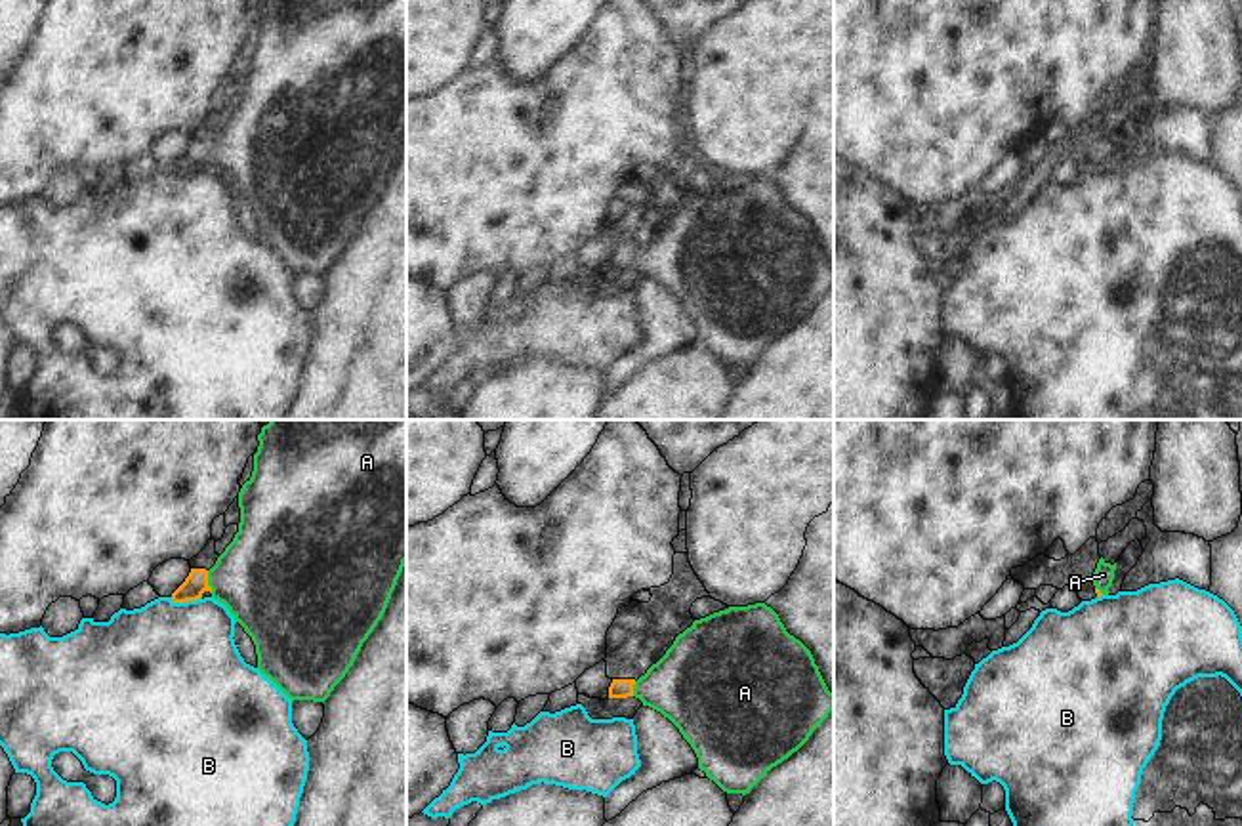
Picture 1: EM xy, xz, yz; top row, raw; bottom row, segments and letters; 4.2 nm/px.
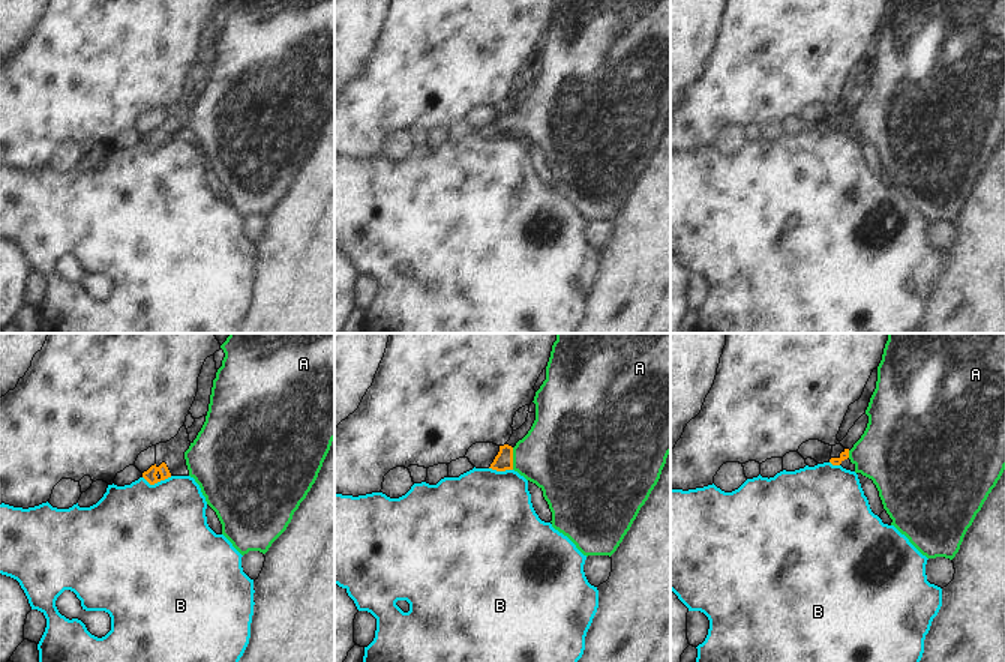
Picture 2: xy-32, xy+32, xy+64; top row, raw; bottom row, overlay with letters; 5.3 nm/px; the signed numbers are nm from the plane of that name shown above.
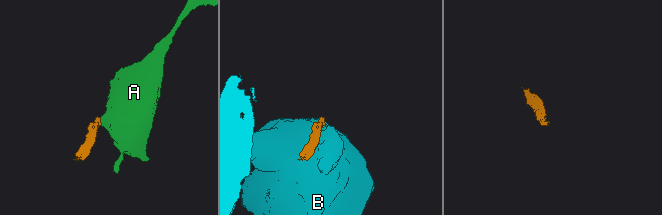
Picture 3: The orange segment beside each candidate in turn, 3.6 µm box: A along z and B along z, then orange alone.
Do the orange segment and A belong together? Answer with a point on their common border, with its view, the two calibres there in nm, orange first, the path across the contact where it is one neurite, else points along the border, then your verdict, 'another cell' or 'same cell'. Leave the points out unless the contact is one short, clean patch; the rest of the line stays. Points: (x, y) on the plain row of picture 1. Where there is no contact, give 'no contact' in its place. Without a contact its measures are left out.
xy (206, 155) | 100/420 nm | across xy (195, 157), (206, 155), (266, 149) | same cell

